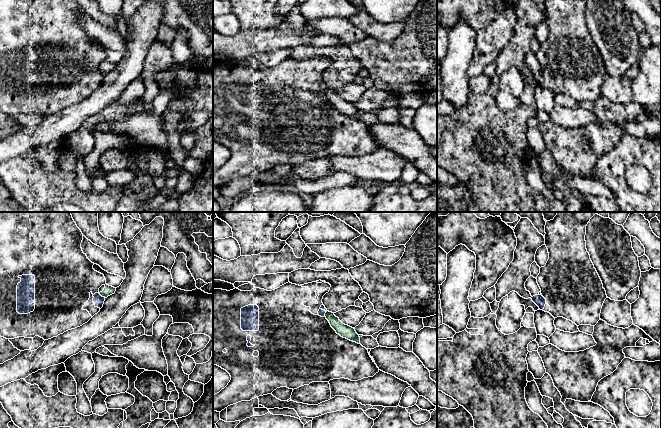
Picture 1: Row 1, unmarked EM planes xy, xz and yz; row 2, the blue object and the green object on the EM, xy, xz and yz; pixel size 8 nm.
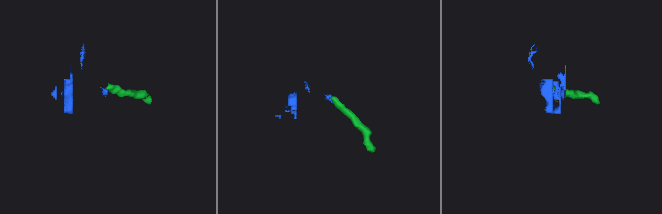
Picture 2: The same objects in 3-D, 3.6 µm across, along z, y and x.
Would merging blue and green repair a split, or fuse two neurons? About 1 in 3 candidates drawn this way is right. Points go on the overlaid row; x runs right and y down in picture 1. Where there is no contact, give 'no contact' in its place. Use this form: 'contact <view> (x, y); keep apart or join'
contact xy (101, 296); keep apart

